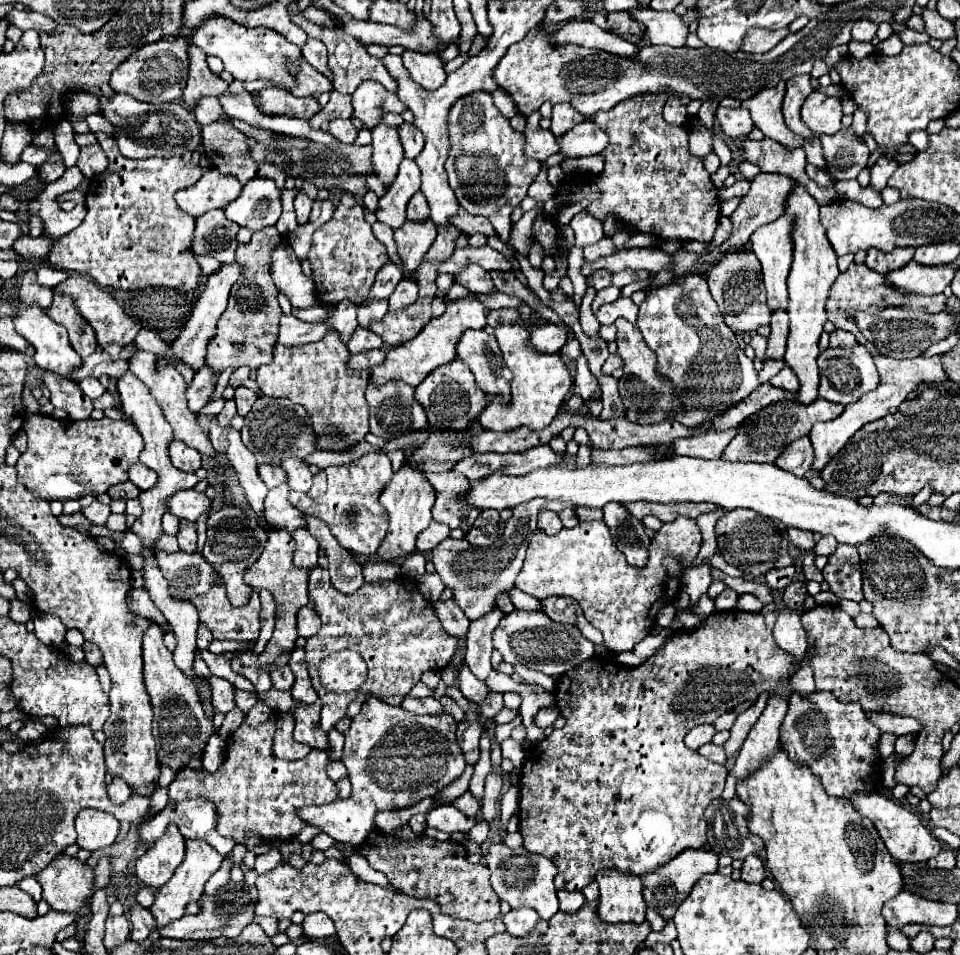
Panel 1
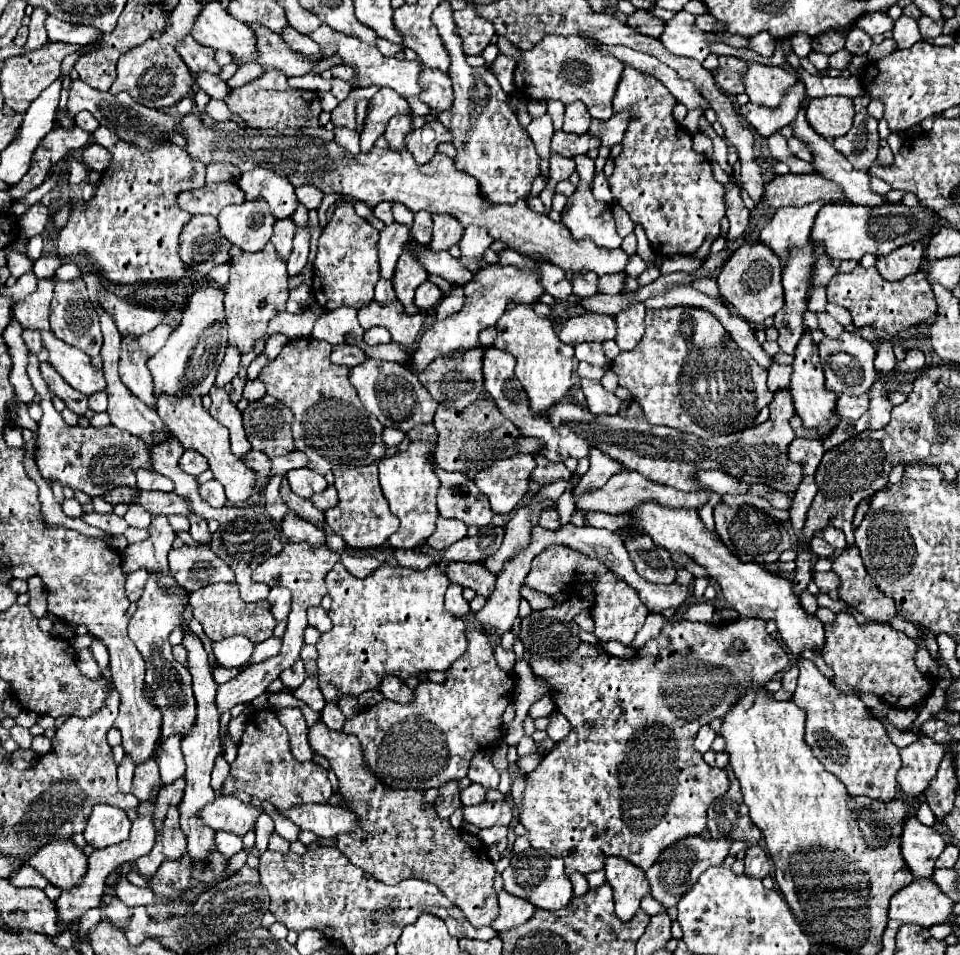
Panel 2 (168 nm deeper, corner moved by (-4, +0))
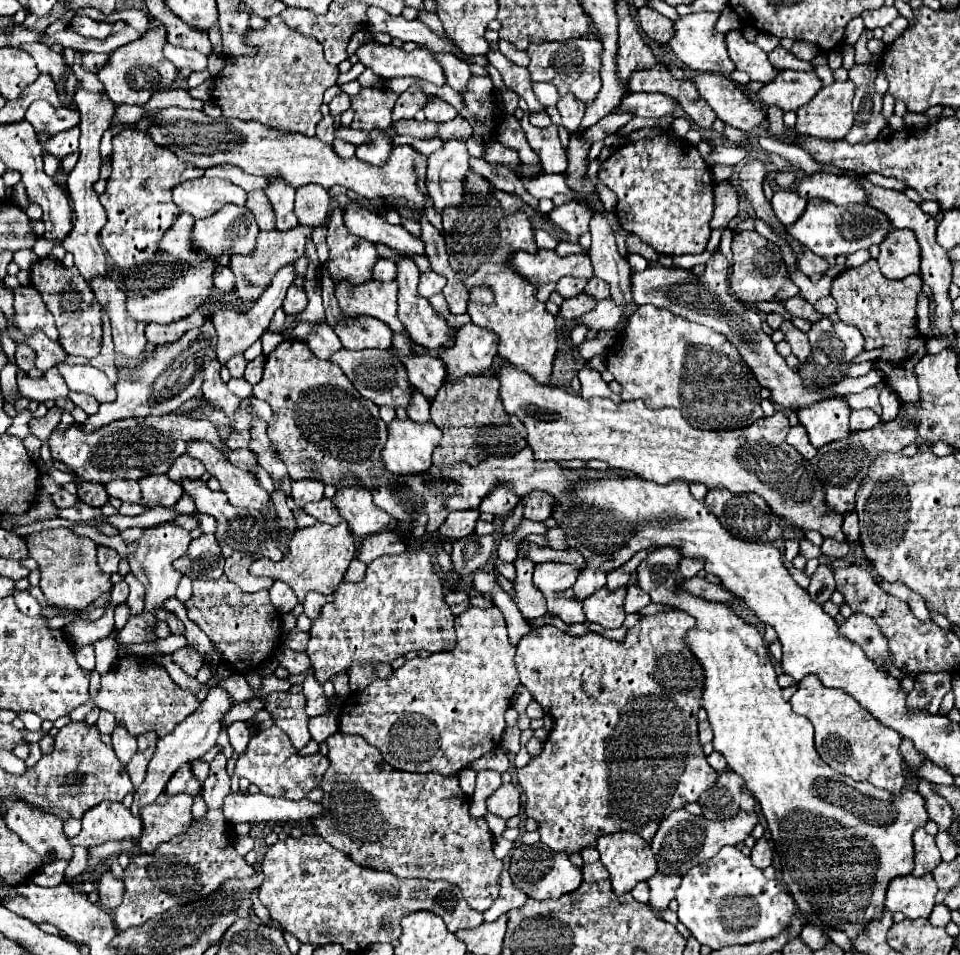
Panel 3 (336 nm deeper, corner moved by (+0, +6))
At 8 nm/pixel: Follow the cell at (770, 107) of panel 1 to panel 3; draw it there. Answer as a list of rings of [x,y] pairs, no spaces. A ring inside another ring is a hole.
[[[739,29],[725,33],[725,43],[731,61],[739,71],[749,73],[751,81],[769,83],[775,79],[775,67],[769,63],[767,53],[757,47],[757,43],[749,43]]]

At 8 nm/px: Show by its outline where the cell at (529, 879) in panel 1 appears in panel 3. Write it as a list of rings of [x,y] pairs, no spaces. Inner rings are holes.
[[[535,843],[535,845],[519,845],[511,851],[511,863],[509,863],[509,873],[513,877],[513,883],[521,889],[531,899],[557,899],[565,893],[575,891],[581,885],[581,867],[573,865],[565,853],[553,853],[545,843]]]

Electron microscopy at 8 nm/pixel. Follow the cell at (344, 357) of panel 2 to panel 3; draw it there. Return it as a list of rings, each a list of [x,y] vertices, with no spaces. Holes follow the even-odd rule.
[[[327,323],[315,325],[313,331],[309,333],[309,337],[305,339],[305,345],[319,359],[329,359],[337,349],[343,347],[341,341],[337,341],[337,335],[333,333],[333,329]]]

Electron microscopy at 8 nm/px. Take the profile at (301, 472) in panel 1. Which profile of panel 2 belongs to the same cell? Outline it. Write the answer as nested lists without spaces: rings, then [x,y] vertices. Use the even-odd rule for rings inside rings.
[[[305,467],[305,469],[291,469],[287,473],[287,479],[289,479],[291,491],[295,495],[299,495],[299,497],[305,497],[305,499],[309,499],[313,493],[323,491],[327,487],[325,477],[319,475],[319,473],[315,473],[309,467]]]

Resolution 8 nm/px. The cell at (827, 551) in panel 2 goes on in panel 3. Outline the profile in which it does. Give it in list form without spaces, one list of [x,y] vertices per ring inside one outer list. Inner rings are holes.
[[[825,539],[825,541],[823,541],[823,545],[821,545],[821,549],[823,549],[823,553],[825,553],[827,557],[841,559],[841,557],[847,557],[847,553],[849,553],[849,549],[851,549],[851,545],[849,545],[847,541],[843,541],[843,543],[835,543],[833,539]]]

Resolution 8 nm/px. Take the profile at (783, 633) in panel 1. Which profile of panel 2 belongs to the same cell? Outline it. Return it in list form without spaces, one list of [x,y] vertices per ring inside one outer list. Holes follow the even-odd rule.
[[[801,657],[797,667],[799,681],[793,693],[793,703],[807,713],[805,743],[811,747],[813,755],[825,765],[827,771],[839,777],[849,795],[891,801],[897,795],[895,775],[901,767],[901,759],[899,749],[891,743],[883,725],[857,695],[835,691],[831,681],[813,665],[813,661]]]

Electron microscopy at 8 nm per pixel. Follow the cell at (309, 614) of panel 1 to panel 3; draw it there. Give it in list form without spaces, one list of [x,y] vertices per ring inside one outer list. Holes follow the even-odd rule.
[[[307,593],[305,595],[305,601],[303,601],[303,607],[305,607],[305,615],[313,621],[313,619],[317,619],[317,615],[319,615],[319,611],[321,611],[321,607],[325,605],[327,601],[325,601],[325,595],[321,595],[321,593]]]

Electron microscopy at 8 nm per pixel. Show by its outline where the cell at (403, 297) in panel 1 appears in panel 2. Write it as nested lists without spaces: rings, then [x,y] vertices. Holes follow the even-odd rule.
[[[425,281],[425,283],[421,283],[421,285],[417,287],[413,303],[415,303],[415,307],[419,307],[419,309],[429,309],[429,307],[433,307],[439,299],[441,299],[441,289],[439,289],[437,285],[433,285],[431,281]]]

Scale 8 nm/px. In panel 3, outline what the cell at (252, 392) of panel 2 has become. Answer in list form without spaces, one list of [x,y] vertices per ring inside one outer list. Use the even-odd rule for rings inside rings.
[[[259,355],[259,357],[255,357],[253,361],[249,361],[247,363],[247,369],[245,369],[245,379],[251,383],[251,385],[255,385],[255,383],[259,383],[261,381],[261,375],[263,375],[263,365],[265,365],[265,355]]]

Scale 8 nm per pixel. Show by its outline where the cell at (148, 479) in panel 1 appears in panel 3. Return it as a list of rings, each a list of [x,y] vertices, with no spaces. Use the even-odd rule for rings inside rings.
[[[167,475],[141,477],[139,485],[141,485],[141,495],[143,495],[141,505],[145,509],[151,509],[151,507],[173,507],[183,495],[181,485],[177,485],[175,481],[169,481]]]

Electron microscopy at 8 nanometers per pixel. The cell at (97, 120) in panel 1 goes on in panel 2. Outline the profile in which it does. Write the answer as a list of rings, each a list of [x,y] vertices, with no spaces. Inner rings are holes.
[[[81,111],[81,113],[77,113],[77,125],[83,127],[85,131],[91,131],[93,133],[99,127],[99,121],[89,111]],[[81,115],[85,115],[85,117],[81,117]]]

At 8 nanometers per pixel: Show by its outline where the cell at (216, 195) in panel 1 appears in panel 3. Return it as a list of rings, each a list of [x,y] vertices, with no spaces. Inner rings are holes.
[[[201,177],[179,183],[173,189],[173,201],[181,211],[193,215],[195,219],[205,219],[215,215],[227,203],[243,207],[247,201],[247,193],[231,181]]]

